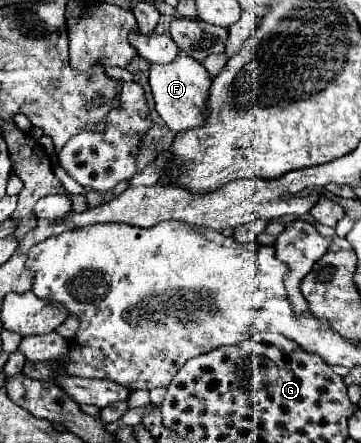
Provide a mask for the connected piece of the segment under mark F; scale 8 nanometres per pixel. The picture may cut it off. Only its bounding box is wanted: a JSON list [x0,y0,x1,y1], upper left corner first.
[150,53,212,133]

